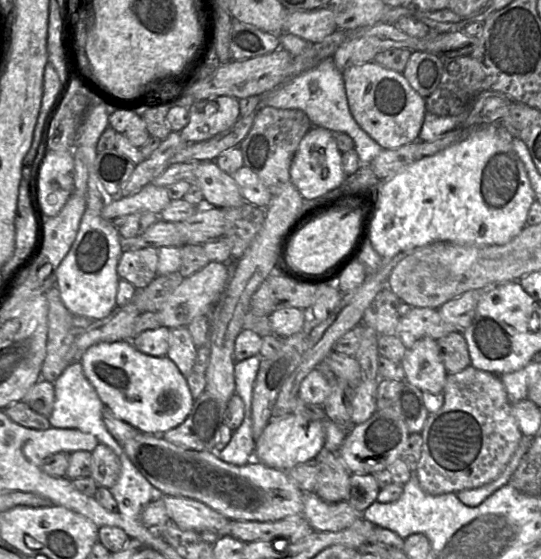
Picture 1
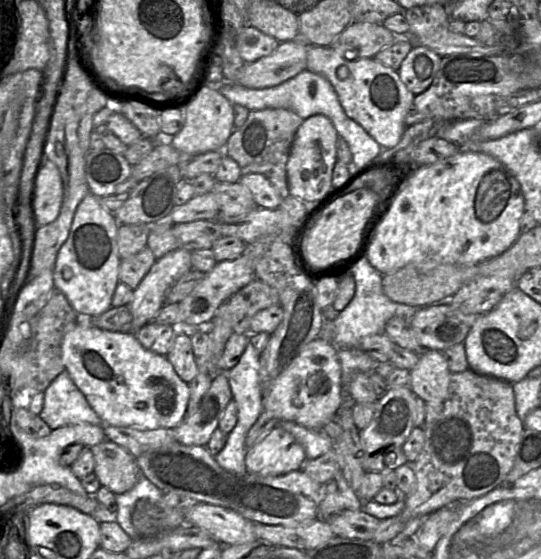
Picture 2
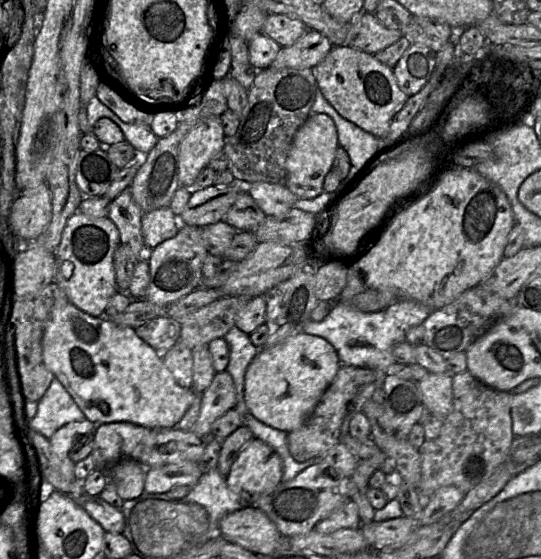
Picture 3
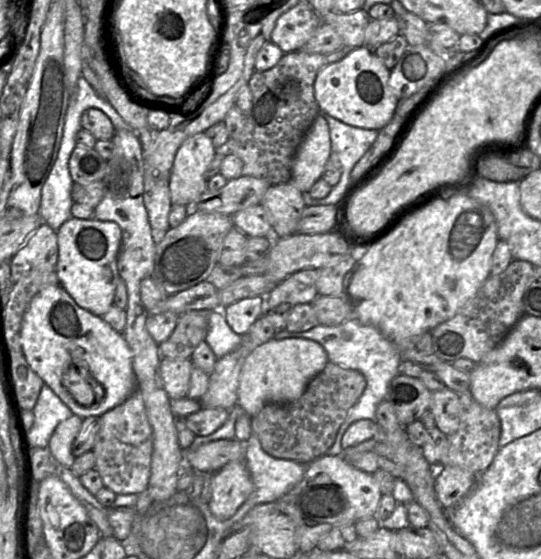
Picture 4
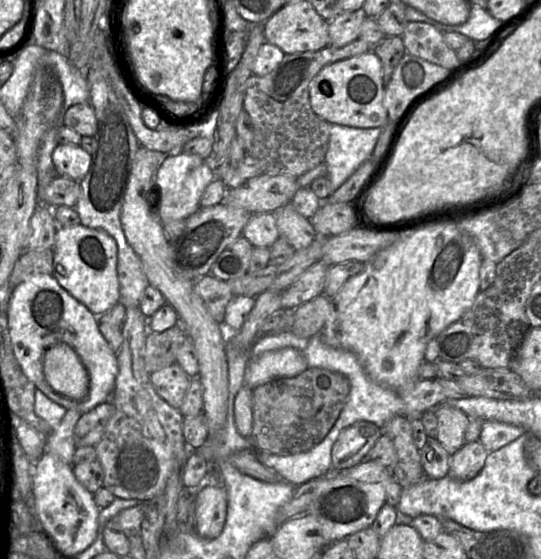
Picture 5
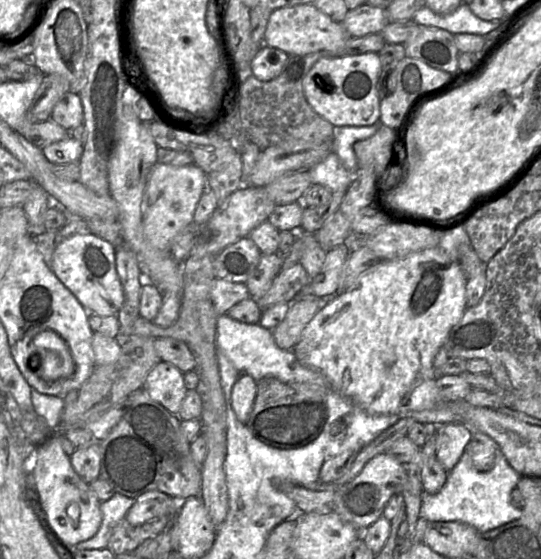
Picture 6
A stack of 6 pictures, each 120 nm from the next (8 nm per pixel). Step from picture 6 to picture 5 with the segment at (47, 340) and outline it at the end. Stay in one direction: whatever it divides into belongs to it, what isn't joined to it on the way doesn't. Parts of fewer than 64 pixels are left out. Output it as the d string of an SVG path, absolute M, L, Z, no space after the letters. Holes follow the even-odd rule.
M58 343L46 350L43 373L48 384L64 396L81 400L88 393L88 371L68 344Z

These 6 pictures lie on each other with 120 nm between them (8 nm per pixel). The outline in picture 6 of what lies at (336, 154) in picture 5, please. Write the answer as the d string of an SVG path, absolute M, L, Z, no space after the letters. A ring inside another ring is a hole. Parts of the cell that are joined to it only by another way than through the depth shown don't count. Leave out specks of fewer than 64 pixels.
M378 124L372 126L334 126L332 151L338 155L344 167L350 172L357 171L354 145L373 136Z

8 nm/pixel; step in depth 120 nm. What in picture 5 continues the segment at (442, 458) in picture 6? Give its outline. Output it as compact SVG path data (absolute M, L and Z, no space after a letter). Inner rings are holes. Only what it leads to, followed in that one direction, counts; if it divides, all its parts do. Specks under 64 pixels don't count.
M440 404L436 411L438 434L436 439L450 456L465 444L465 432L470 418L460 409Z

